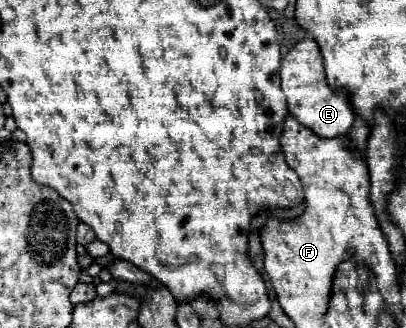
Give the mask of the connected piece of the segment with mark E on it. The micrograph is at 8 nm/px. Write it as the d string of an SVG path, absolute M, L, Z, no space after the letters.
M304 39L286 53L286 57L282 59L280 77L282 77L282 91L286 95L288 109L298 119L300 125L308 127L310 131L314 131L318 137L324 139L344 135L350 129L350 125L354 123L354 111L350 107L348 95L344 91L334 91L328 87L322 55L314 39Z

